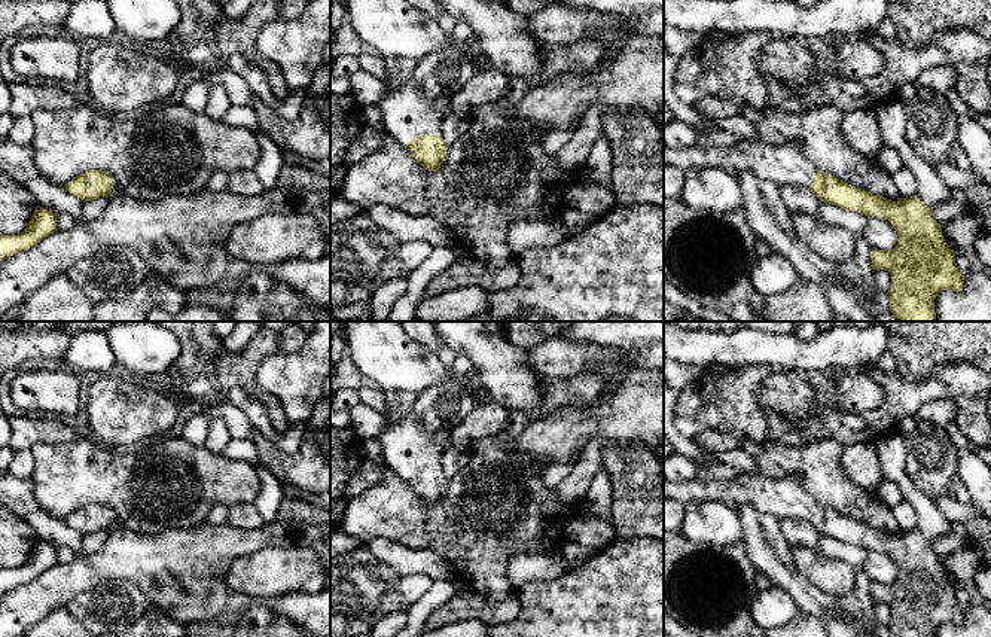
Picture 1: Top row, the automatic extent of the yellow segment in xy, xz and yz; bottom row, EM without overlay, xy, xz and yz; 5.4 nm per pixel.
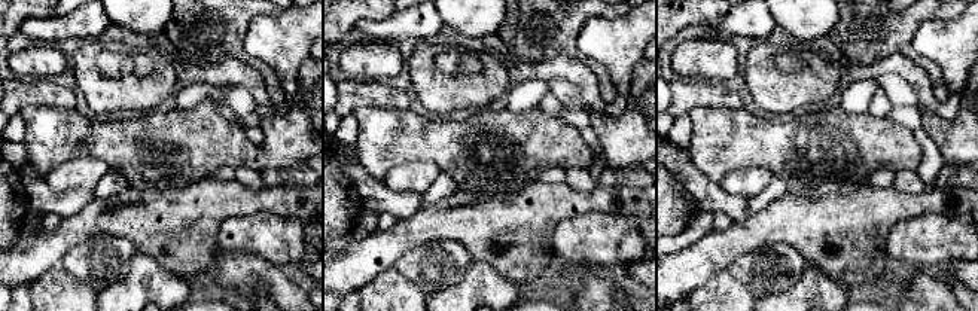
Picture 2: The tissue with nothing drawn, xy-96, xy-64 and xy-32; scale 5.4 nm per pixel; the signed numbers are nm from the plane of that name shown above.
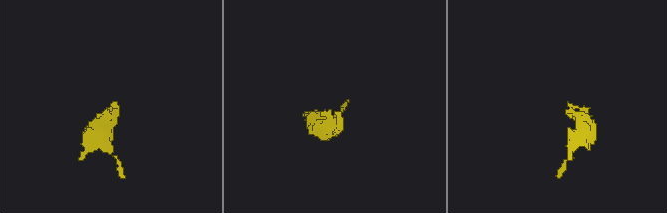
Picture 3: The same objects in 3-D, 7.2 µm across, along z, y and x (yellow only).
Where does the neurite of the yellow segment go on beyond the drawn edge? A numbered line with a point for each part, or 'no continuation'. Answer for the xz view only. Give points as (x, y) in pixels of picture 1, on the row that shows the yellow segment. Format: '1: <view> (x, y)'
1: xz (406, 112)

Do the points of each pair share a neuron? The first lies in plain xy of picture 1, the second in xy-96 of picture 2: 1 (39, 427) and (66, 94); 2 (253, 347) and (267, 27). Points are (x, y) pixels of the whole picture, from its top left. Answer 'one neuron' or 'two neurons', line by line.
1: one neuron
2: two neurons

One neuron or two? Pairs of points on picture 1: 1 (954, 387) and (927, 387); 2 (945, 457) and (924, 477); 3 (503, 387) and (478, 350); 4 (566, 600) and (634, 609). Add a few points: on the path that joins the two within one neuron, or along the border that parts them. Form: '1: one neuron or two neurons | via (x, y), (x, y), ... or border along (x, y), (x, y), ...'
1: one neuron | via (948, 387), (933, 387)
2: one neuron | via (941, 460), (929, 472)
3: one neuron | via (503, 378), (487, 359)
4: one neuron | via (582, 603), (618, 603)

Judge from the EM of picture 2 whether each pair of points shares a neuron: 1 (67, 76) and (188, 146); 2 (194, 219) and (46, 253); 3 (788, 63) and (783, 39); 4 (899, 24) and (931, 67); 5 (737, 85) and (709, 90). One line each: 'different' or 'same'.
1: different
2: same
3: same
4: same
5: different

